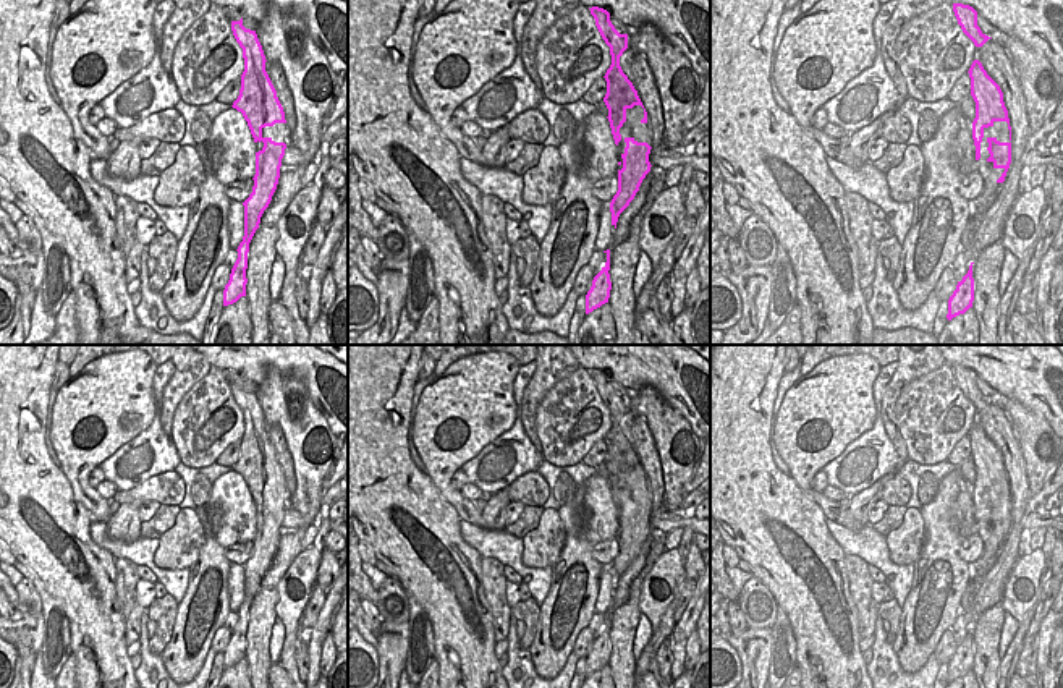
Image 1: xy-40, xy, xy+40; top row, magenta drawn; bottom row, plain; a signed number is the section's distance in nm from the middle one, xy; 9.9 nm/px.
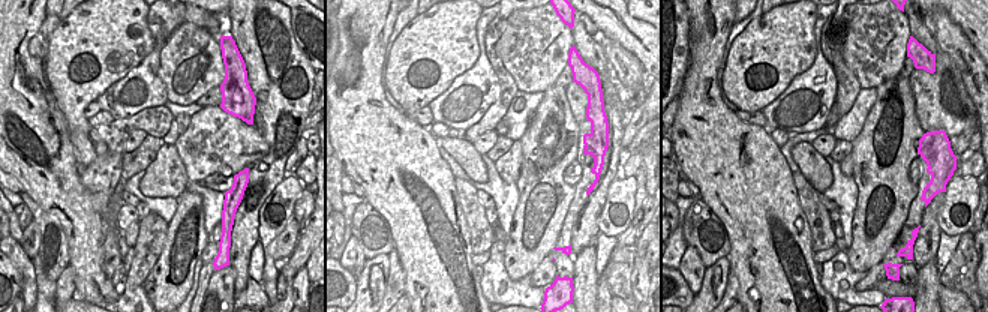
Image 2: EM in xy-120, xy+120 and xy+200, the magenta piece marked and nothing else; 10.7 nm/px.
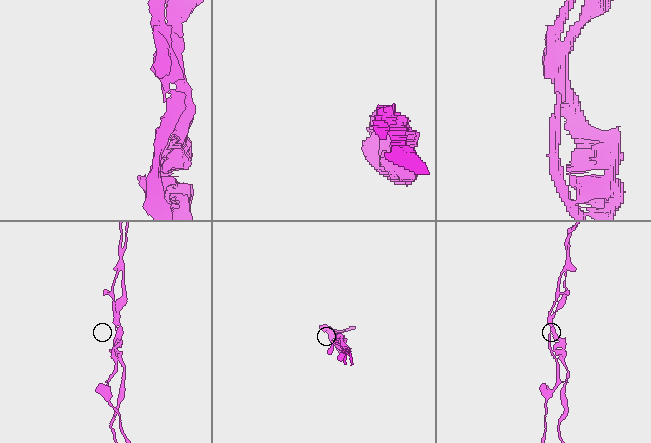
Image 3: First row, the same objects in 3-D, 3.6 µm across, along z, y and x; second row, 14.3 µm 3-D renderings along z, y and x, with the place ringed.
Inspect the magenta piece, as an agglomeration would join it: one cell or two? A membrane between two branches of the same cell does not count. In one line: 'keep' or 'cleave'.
cleave

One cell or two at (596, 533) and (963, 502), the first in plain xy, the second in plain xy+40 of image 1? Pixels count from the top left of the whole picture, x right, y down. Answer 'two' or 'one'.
one

